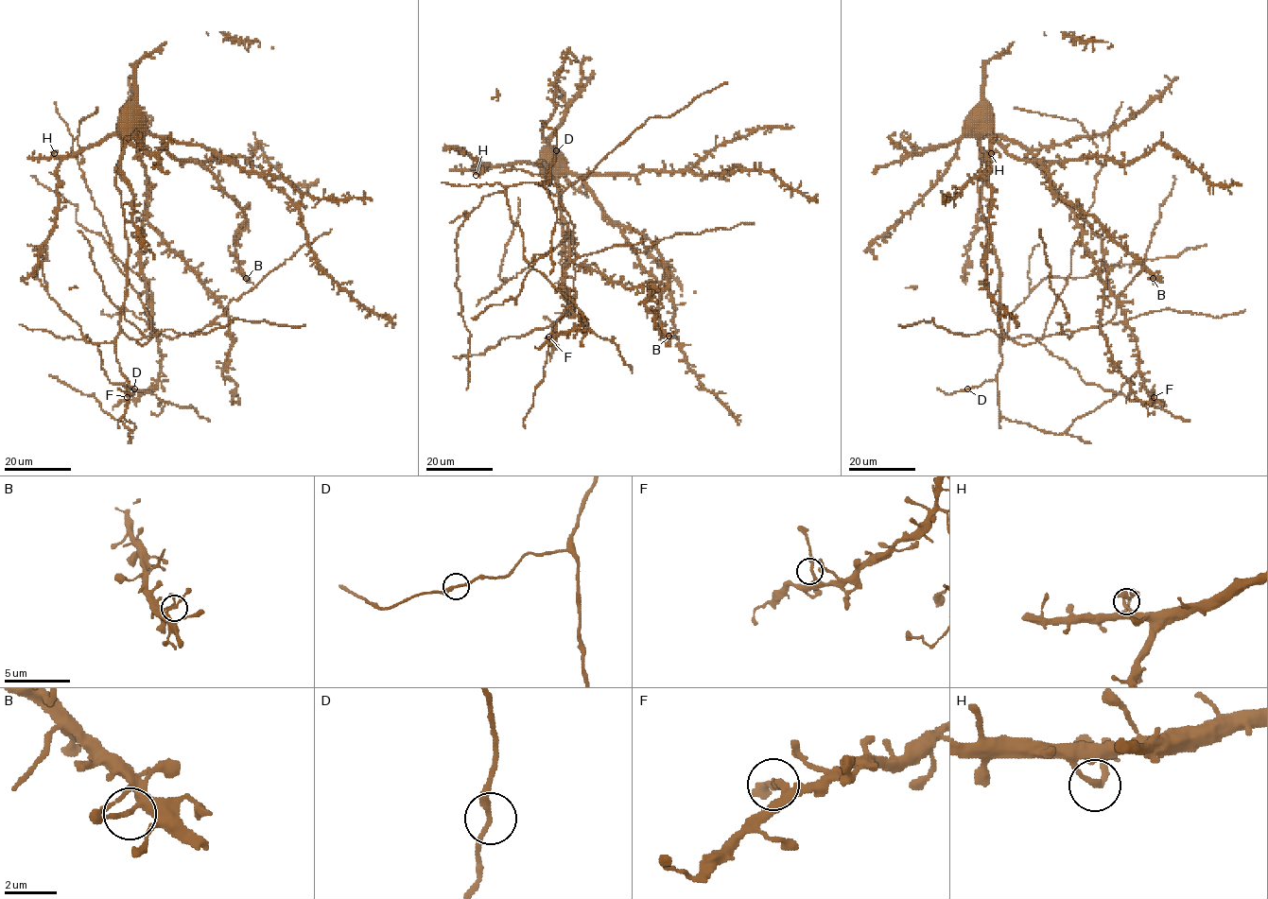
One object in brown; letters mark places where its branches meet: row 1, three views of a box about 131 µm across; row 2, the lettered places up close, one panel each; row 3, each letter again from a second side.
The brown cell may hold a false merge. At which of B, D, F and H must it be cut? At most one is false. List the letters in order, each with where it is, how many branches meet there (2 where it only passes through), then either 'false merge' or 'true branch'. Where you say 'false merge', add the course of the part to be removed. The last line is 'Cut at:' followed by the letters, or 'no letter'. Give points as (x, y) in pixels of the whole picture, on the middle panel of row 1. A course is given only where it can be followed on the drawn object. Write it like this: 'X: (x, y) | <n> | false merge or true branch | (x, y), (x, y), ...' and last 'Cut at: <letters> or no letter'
B: (668, 336) | 2 | true branch
D: (556, 150) | 2 | true branch
F: (548, 337) | 2 | true branch
H: (476, 175) | 2 | true branch
Cut at: no letter

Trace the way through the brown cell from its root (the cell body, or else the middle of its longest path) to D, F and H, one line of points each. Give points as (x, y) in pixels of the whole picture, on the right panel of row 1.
D: (979, 112), (973, 115), (981, 158), (978, 192), (999, 270), (1002, 363), (995, 380), (966, 389)
F: (979, 112), (1033, 156), (1101, 238), (1110, 292), (1135, 335), (1139, 376), (1154, 397)
H: (979, 112), (981, 151), (986, 156), (991, 153)

